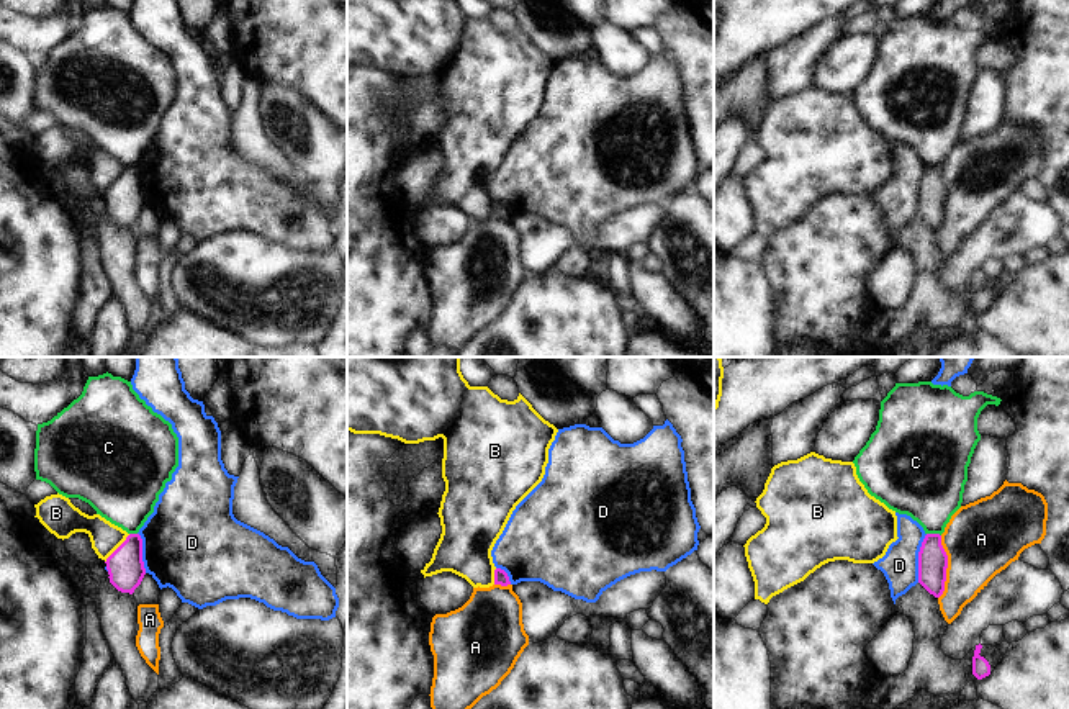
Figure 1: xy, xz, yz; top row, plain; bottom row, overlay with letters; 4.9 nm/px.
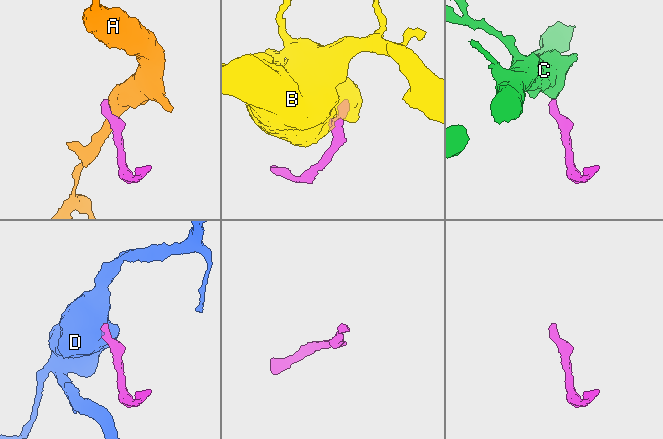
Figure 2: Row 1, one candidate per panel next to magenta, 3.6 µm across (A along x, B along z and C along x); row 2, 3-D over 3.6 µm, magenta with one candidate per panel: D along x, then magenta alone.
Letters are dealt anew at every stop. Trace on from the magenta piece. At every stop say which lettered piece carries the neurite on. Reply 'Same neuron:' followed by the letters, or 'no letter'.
Same neuron: no letter

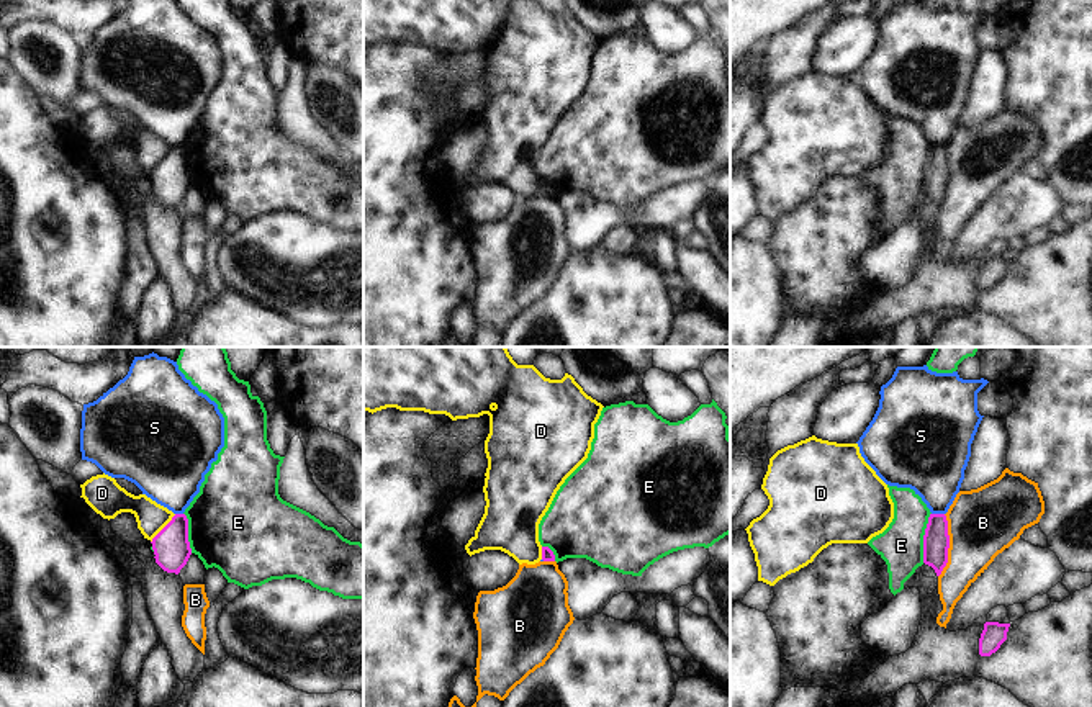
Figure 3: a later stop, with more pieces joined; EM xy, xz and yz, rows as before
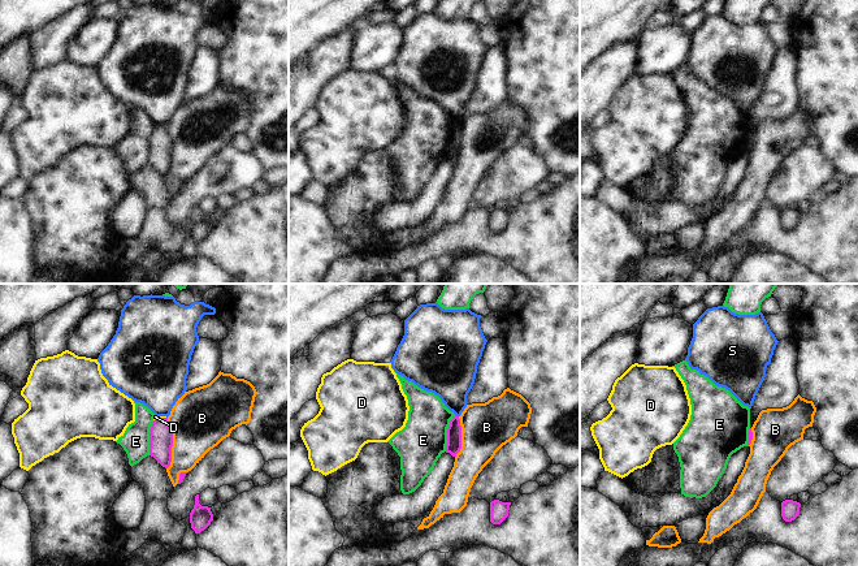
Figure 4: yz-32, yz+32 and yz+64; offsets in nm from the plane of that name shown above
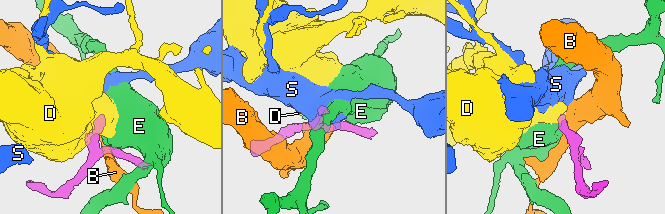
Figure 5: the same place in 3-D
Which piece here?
Same neuron: no letter

